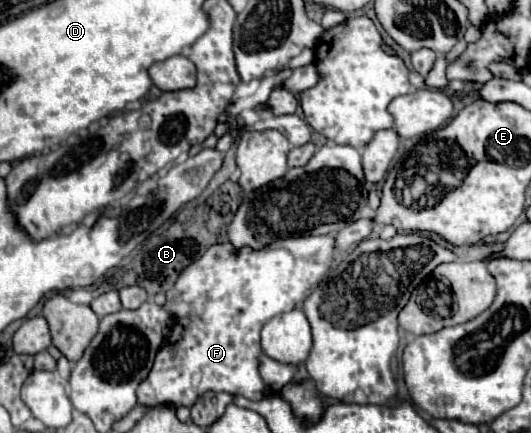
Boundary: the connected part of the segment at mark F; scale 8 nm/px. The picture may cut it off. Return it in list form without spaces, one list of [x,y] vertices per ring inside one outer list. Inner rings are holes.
[[[312,235],[312,237],[286,237],[286,239],[278,239],[278,241],[272,241],[270,245],[266,245],[266,249],[260,249],[260,251],[254,251],[254,249],[234,249],[234,245],[230,245],[228,241],[226,243],[216,243],[212,245],[198,261],[190,263],[180,275],[178,275],[178,281],[174,283],[172,289],[166,291],[166,303],[164,303],[164,309],[168,313],[172,313],[174,317],[174,323],[172,323],[172,329],[170,329],[170,335],[166,337],[164,345],[158,349],[156,353],[156,359],[154,359],[154,365],[150,369],[150,373],[140,381],[138,389],[136,389],[136,395],[138,395],[138,403],[146,405],[146,407],[154,407],[154,405],[174,405],[174,407],[180,407],[180,405],[186,405],[186,407],[192,407],[194,401],[198,401],[198,397],[206,391],[214,391],[214,393],[220,393],[220,391],[226,391],[230,395],[242,395],[246,399],[252,399],[252,401],[260,401],[266,397],[266,385],[260,377],[260,355],[262,355],[262,347],[260,347],[260,329],[276,315],[280,313],[286,313],[286,311],[292,311],[294,307],[298,307],[308,291],[318,285],[322,281],[322,277],[326,275],[330,263],[332,263],[332,253],[334,253],[334,235]]]

